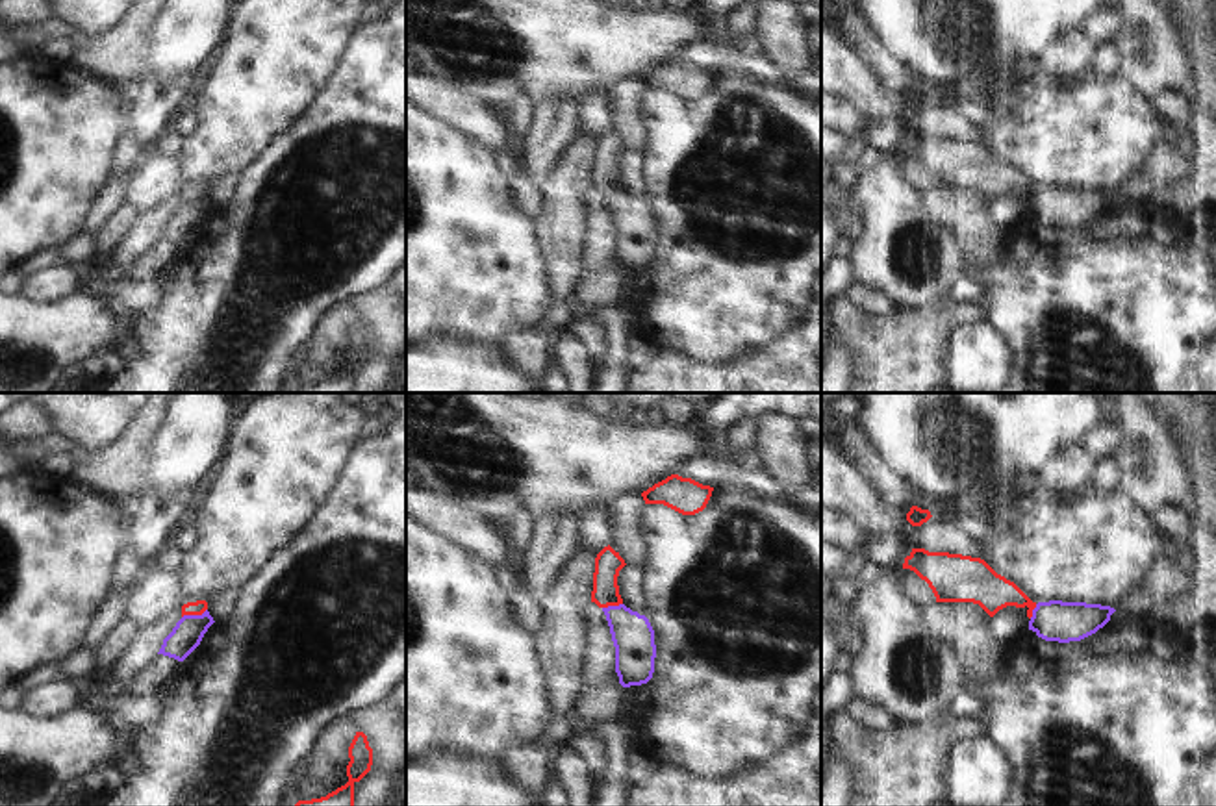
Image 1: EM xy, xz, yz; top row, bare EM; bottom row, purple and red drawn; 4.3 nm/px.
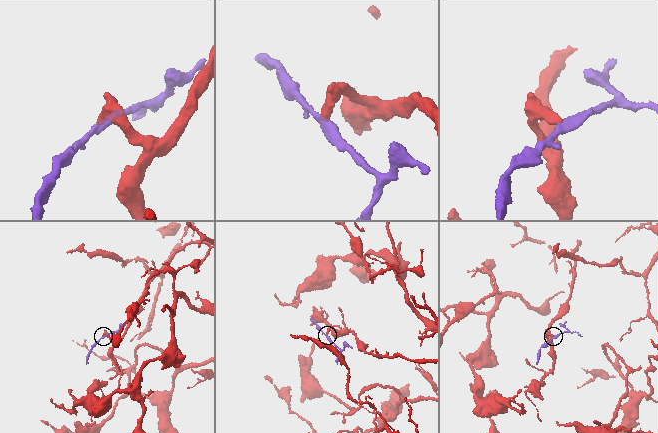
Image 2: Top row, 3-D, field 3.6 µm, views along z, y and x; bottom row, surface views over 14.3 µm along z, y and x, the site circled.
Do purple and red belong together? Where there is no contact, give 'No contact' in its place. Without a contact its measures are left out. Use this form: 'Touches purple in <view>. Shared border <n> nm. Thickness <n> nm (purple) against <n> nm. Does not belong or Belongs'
Touches purple in xy. Shared border 120 nm. Thickness 140 nm (purple) against 60 nm. Does not belong.

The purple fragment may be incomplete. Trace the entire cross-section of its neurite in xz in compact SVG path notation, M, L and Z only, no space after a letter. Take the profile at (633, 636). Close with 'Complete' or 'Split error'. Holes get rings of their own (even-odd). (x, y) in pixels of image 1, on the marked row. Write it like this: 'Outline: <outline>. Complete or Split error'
Outline: M625 604L602 608L615 647L615 673L623 687L641 686L654 673L654 630L645 615Z. Complete.

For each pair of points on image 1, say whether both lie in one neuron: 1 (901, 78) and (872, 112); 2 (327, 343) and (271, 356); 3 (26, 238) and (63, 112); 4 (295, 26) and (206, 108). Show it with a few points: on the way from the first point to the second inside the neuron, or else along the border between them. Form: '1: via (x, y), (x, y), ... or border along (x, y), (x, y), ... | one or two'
1: border along (861, 60), (901, 102) | two
2: border along (327, 308), (303, 345) | two
3: via (26, 206), (26, 149), (32, 143) | one
4: via (273, 49), (228, 93) | one

